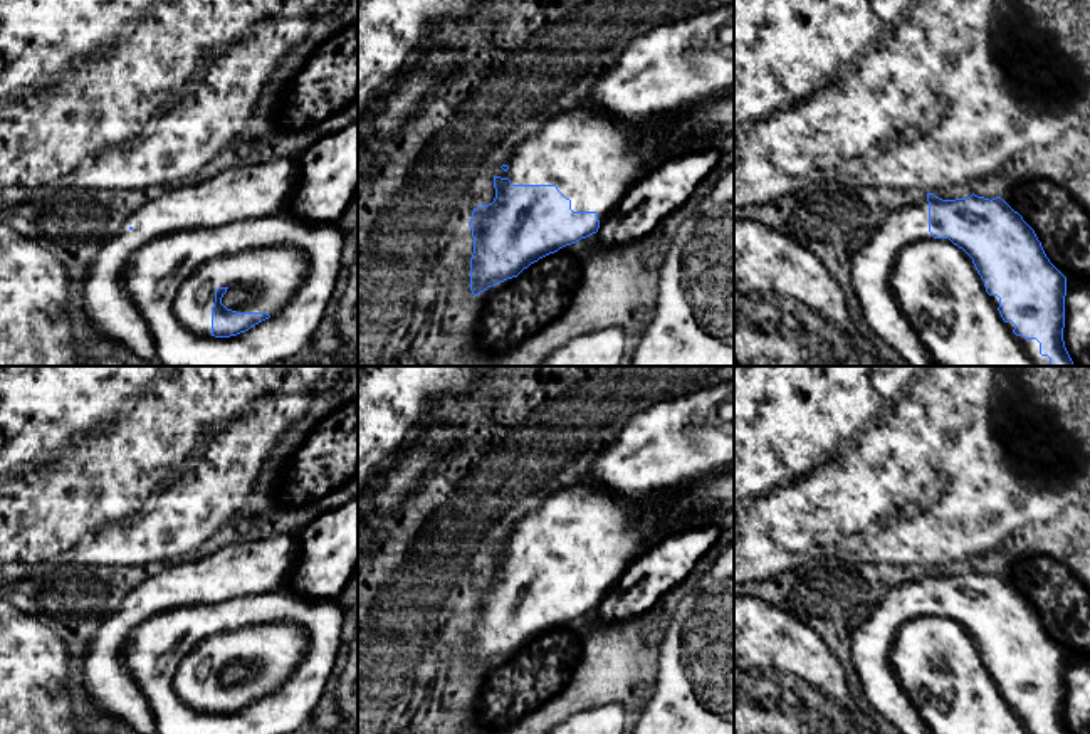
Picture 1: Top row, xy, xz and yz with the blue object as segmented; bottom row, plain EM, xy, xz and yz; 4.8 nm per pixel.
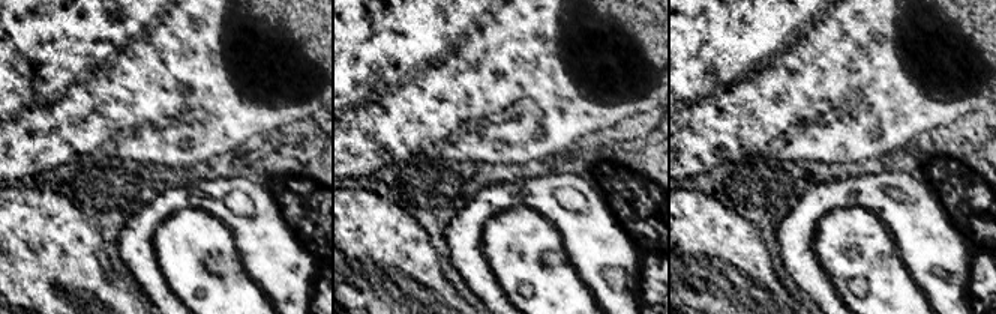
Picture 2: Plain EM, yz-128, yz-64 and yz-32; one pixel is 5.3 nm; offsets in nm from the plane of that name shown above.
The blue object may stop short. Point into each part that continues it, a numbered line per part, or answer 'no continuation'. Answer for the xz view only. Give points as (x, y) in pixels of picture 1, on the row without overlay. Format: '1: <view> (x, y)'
1: xz (593, 536)

